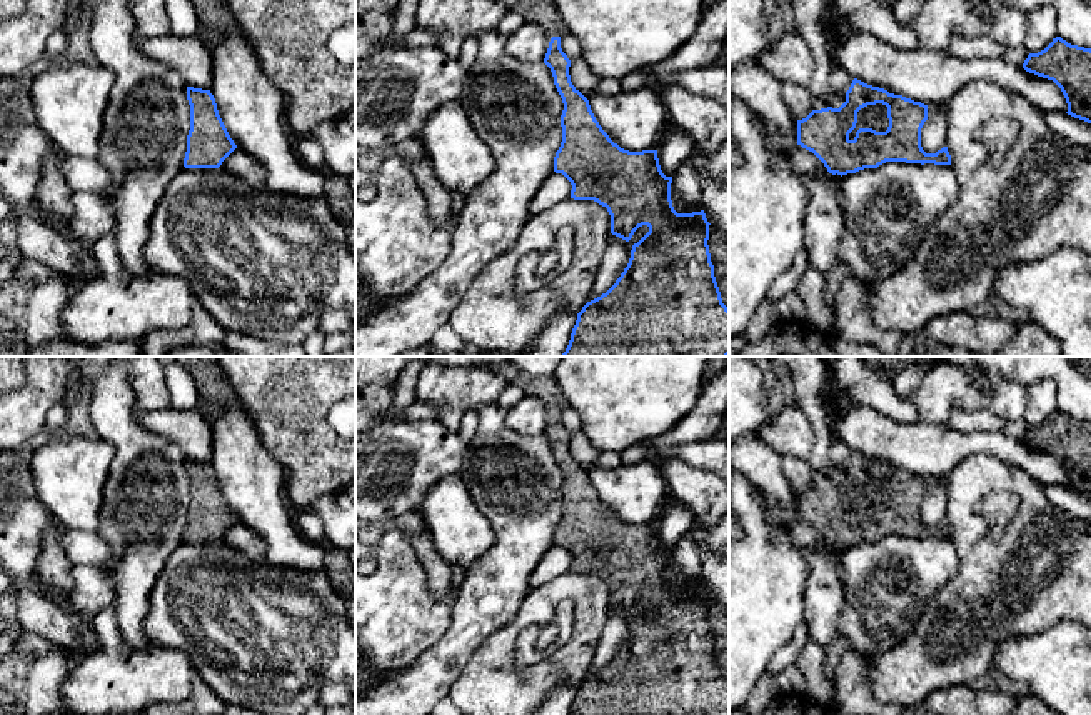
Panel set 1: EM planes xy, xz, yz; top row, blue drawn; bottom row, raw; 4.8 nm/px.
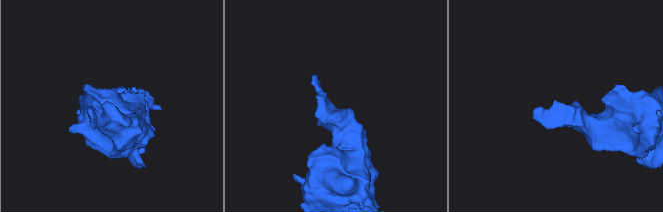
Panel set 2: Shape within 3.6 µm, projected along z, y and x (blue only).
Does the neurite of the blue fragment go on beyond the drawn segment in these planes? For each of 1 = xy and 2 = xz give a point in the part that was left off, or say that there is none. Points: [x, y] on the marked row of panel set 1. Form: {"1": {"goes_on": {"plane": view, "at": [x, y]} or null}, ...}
{"1": {"goes_on": null}, "2": {"goes_on": {"plane": "xz", "at": [546, 14]}}}

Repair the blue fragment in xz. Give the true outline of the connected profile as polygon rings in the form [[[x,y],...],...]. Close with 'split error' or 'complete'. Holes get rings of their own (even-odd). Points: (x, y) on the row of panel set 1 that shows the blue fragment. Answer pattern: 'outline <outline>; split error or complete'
outline [[[499,0],[517,12],[527,23],[539,23],[551,37],[544,63],[551,68],[554,85],[562,98],[562,142],[554,157],[554,172],[572,185],[571,198],[594,200],[611,215],[611,233],[629,242],[634,232],[647,225],[649,232],[632,245],[631,258],[616,283],[601,297],[587,302],[577,313],[569,345],[561,357],[729,357],[729,308],[722,303],[709,253],[709,222],[704,210],[677,213],[671,200],[672,177],[661,170],[657,150],[629,152],[614,143],[596,120],[589,100],[572,85],[571,60],[561,48],[567,27],[554,2]]]; split error

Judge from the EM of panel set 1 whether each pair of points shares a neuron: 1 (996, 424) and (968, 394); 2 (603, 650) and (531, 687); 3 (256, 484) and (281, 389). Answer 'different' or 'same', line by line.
1: different
2: different
3: different

